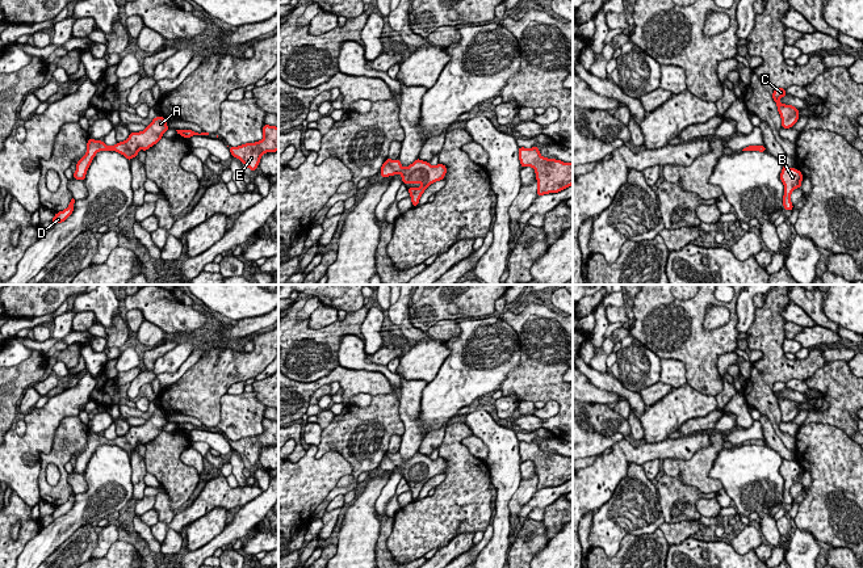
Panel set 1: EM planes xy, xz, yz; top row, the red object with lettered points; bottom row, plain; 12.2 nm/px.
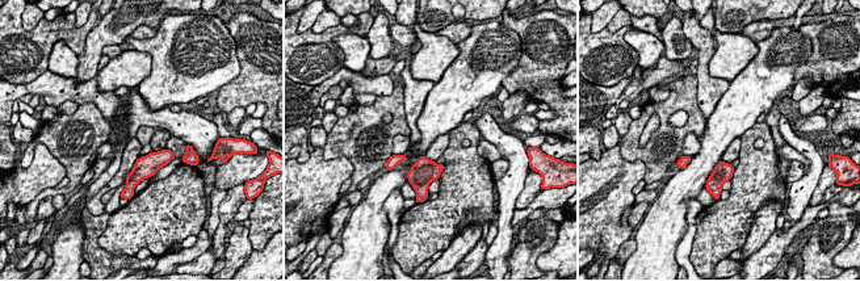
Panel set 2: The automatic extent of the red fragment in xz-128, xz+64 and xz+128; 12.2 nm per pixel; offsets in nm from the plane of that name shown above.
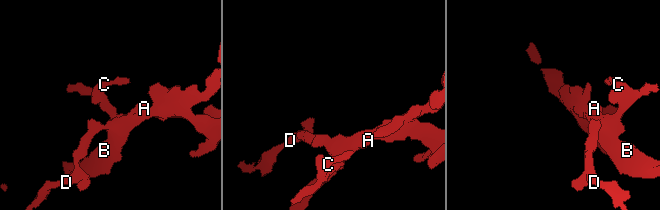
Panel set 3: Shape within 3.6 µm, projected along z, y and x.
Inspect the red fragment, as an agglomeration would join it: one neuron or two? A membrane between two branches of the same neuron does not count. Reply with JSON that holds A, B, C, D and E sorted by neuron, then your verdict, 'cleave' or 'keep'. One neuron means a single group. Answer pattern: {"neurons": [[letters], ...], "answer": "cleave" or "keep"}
{"neurons": [["A", "B", "C", "D", "E"]], "answer": "keep"}

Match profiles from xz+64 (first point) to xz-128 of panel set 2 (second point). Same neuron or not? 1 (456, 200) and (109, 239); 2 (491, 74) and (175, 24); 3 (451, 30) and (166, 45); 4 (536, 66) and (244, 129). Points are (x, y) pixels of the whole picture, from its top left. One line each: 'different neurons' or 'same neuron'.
1: same neuron
2: same neuron
3: different neurons
4: different neurons

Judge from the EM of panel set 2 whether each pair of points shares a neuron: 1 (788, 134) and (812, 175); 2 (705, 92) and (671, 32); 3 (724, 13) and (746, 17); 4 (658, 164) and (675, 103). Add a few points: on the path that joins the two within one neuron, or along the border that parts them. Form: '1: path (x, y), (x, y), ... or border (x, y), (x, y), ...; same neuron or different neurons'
1: path (798, 143), (813, 156), (813, 164); same neuron
2: border (682, 26), (693, 47), (695, 55); different neurons
3: path (729, 13), (741, 17); same neuron
4: path (663, 149), (663, 118); same neuron

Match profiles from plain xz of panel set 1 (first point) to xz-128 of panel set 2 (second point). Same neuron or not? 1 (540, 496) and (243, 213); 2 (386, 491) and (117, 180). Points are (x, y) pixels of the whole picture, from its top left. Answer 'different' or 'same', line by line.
1: same
2: different

